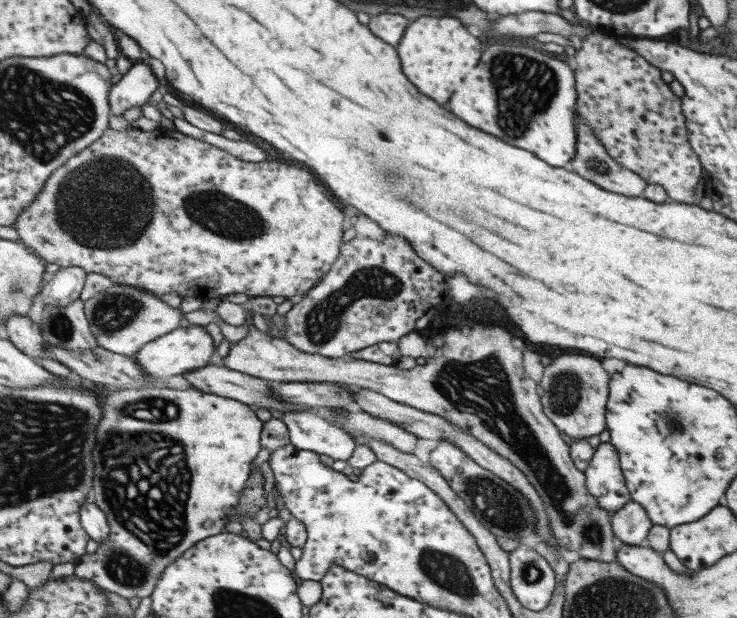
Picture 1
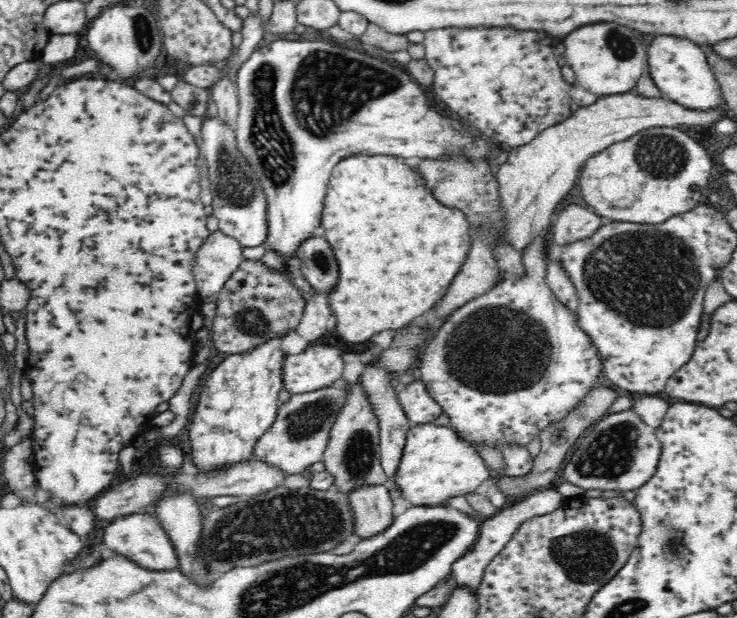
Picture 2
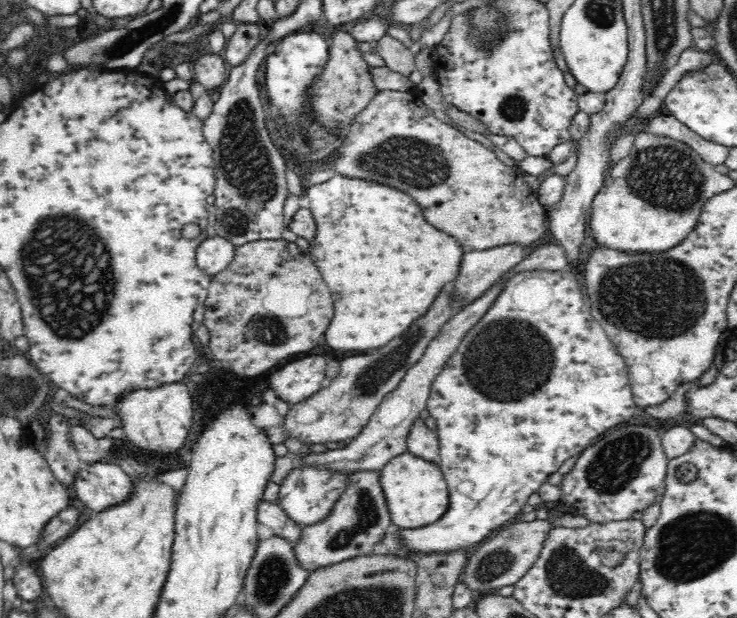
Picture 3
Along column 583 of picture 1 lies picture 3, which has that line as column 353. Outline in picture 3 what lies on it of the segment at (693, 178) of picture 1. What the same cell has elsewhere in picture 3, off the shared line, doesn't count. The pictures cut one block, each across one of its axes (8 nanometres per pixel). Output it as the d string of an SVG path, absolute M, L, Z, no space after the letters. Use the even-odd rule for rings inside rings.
M338 30L330 41L330 62L326 63L321 77L311 88L311 108L317 120L329 128L337 128L339 132L350 126L354 116L364 110L364 106L378 91L372 83L368 73L369 65L358 50L357 43L348 30Z

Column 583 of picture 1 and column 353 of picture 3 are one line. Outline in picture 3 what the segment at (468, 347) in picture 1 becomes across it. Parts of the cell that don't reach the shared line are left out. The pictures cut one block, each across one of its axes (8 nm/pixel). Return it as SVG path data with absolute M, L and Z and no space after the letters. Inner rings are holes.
M368 470L353 471L345 474L344 490L338 494L332 510L320 522L303 526L302 538L293 547L301 565L313 572L320 567L372 554L374 546L384 539L392 524L378 474Z

